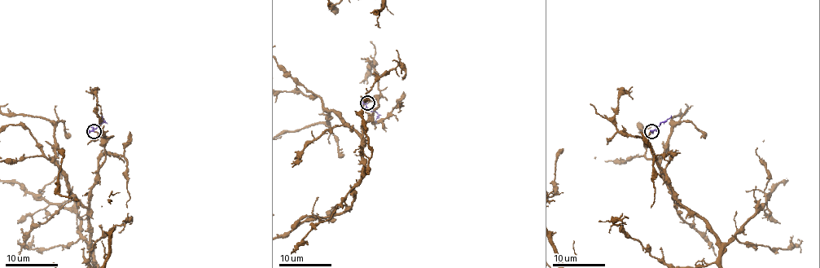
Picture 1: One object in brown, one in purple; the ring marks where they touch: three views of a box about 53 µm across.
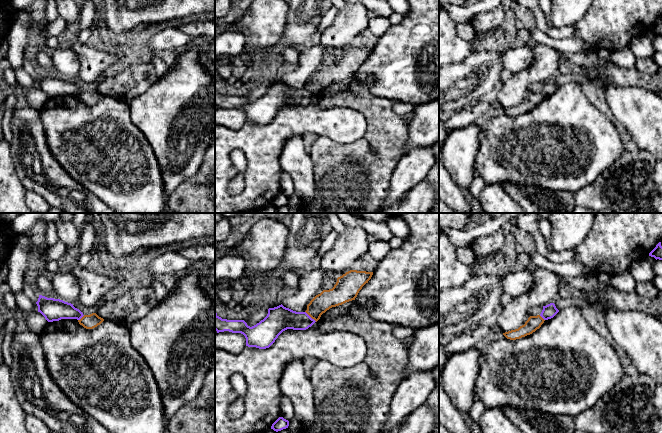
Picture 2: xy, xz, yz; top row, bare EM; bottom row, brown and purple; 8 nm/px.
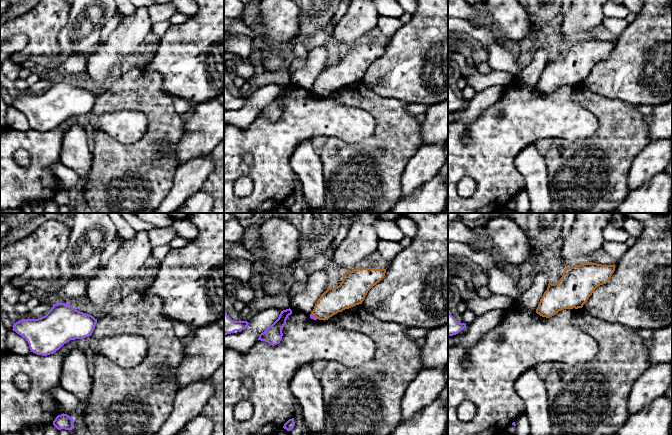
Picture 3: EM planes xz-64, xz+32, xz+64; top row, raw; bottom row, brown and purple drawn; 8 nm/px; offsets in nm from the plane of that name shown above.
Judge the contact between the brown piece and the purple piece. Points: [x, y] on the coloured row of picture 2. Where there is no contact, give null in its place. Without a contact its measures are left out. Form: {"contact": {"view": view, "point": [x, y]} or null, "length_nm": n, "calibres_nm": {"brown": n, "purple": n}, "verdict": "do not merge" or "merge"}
{"contact": {"view": "xz", "point": [311, 317]}, "length_nm": 130, "calibres_nm": {"brown": 150, "purple": 200}, "verdict": "do not merge"}

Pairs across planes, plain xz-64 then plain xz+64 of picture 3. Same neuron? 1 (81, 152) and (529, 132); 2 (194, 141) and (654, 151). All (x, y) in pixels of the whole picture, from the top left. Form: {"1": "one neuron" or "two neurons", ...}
{"1": "two neurons", "2": "two neurons"}

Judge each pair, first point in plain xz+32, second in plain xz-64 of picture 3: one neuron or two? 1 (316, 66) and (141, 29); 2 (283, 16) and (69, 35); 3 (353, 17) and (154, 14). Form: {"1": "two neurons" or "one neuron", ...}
{"1": "one neuron", "2": "two neurons", "3": "two neurons"}

